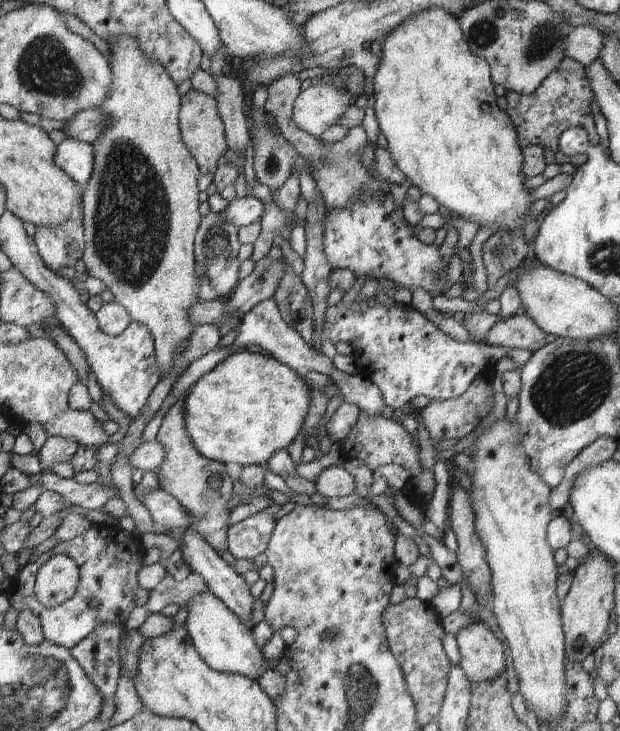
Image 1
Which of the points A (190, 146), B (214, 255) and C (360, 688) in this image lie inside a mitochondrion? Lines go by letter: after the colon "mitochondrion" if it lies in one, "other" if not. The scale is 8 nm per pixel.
A: other
B: mitochondrion
C: mitochondrion

